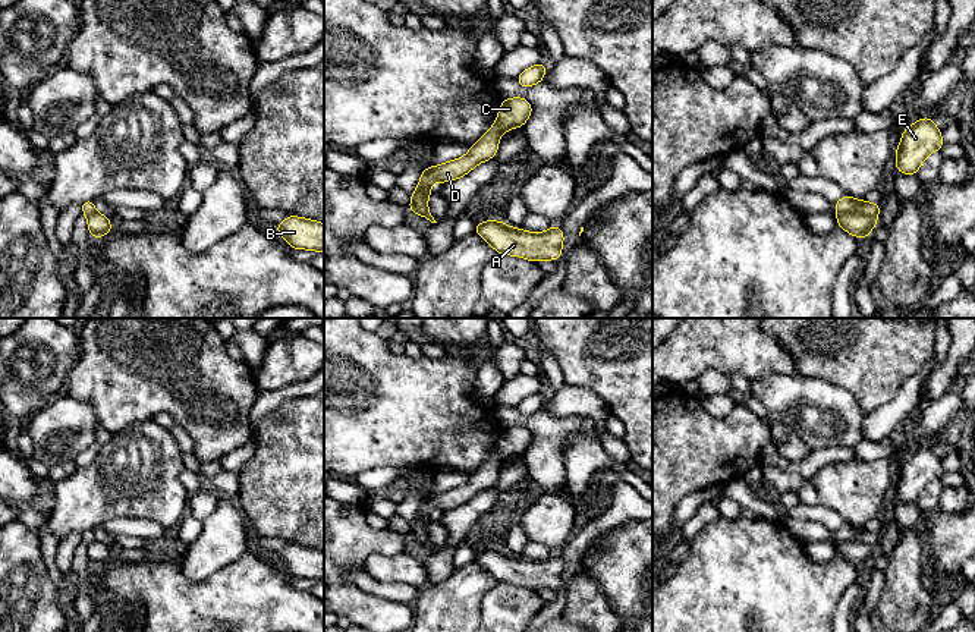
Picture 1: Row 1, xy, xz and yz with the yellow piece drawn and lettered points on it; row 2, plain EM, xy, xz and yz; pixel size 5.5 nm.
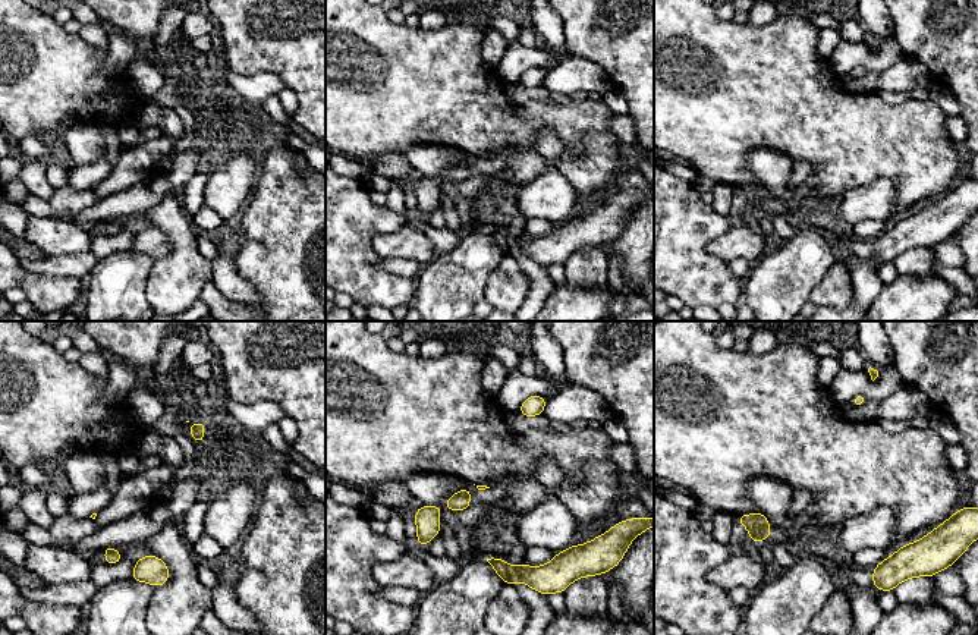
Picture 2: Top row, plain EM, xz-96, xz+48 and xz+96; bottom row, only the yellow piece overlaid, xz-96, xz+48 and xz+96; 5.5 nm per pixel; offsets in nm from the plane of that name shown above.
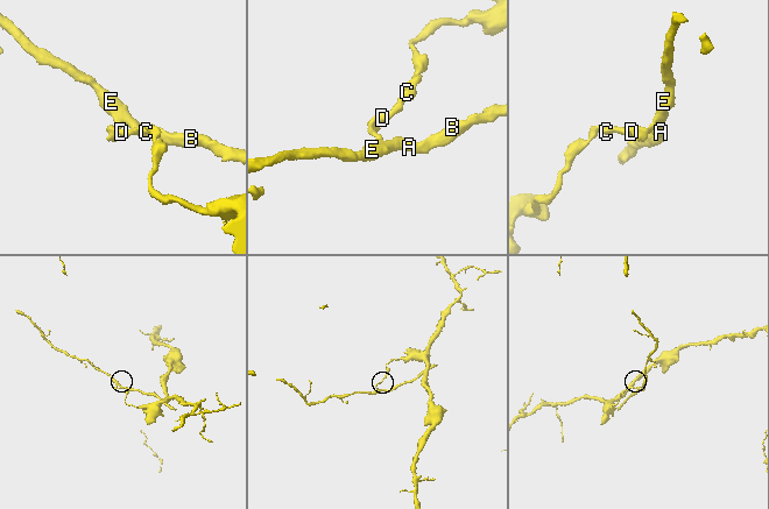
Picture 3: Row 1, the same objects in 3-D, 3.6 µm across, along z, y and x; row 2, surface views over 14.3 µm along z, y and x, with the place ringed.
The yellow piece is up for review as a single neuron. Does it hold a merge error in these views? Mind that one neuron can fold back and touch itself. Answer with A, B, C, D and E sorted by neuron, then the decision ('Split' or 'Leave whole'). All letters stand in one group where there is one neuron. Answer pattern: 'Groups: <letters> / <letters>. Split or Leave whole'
Groups: A B E / C D. Split

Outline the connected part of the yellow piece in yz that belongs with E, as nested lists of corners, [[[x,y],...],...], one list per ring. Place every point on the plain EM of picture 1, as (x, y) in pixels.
[[[922,446],[905,456],[900,474],[896,477],[896,499],[916,504],[918,497],[932,479],[940,479],[944,471],[941,459],[932,452],[932,446]]]

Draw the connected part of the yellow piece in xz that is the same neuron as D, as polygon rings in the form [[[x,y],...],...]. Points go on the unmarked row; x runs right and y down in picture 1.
[[[515,425],[506,427],[500,433],[497,449],[490,459],[474,474],[469,481],[457,488],[450,488],[441,494],[435,494],[428,503],[421,504],[421,526],[427,532],[431,521],[431,512],[440,509],[447,512],[468,503],[477,493],[493,487],[498,478],[500,465],[512,456],[523,456],[532,443],[532,434],[528,428]]]

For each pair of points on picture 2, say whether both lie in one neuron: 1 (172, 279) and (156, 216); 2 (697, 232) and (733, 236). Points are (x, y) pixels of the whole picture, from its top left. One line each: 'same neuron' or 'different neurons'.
1: same neuron
2: different neurons

